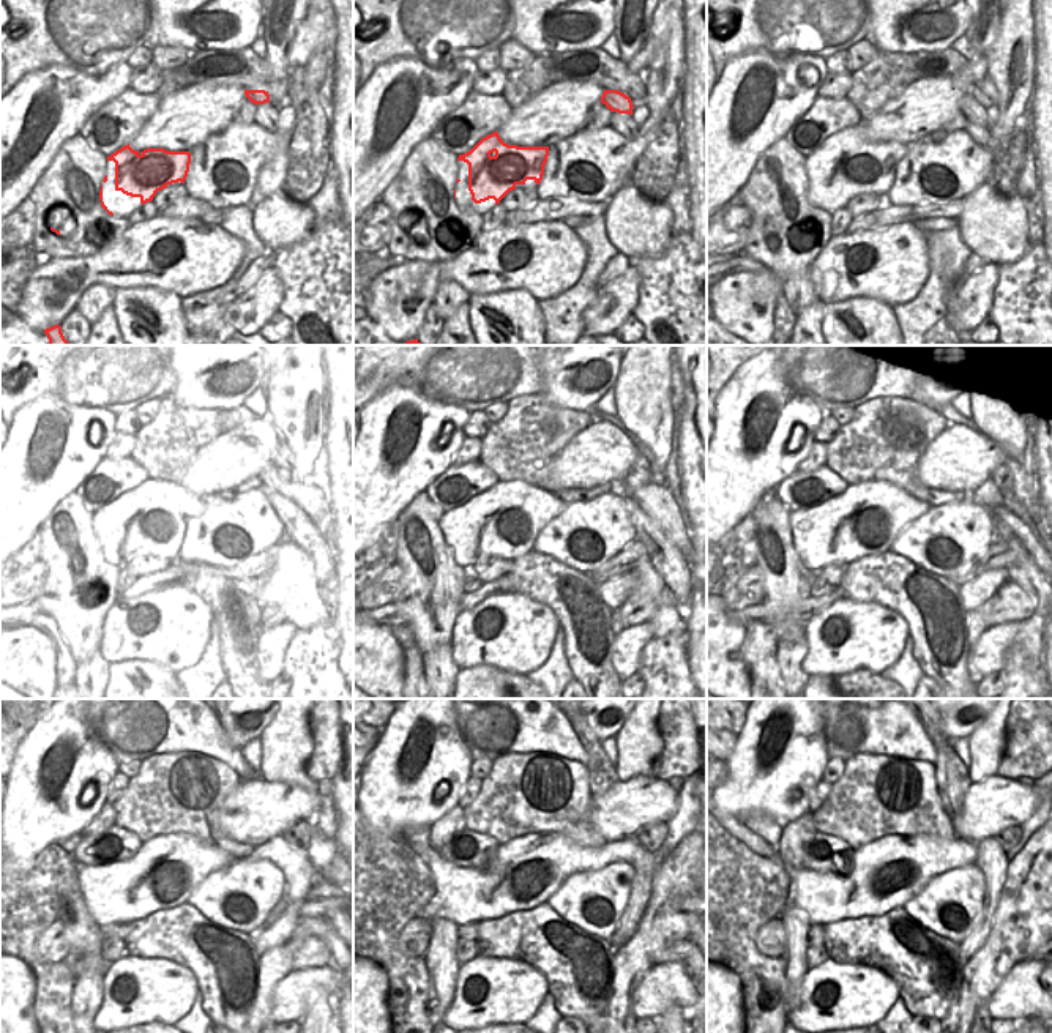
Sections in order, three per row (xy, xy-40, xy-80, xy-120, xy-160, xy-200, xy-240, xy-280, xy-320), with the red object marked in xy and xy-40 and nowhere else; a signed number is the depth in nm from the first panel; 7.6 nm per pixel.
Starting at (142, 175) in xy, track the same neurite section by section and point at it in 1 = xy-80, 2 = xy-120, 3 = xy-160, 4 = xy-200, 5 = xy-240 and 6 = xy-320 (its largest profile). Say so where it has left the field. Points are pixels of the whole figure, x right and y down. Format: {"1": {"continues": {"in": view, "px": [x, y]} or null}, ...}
{"1": {"continues": {"in": "xy-80", "px": [869, 161]}}, "2": {"continues": {"in": "xy-120", "px": [169, 510]}}, "3": {"continues": {"in": "xy-160", "px": [529, 508]}}, "4": {"continues": {"in": "xy-200", "px": [884, 508]}}, "5": {"continues": {"in": "xy-240", "px": [179, 858]}}, "6": {"continues": {"in": "xy-320", "px": [902, 865]}}}

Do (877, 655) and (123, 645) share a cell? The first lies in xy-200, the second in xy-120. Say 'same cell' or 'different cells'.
same cell

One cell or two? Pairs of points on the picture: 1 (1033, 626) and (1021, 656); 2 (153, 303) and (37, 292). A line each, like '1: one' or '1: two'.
1: one
2: two

